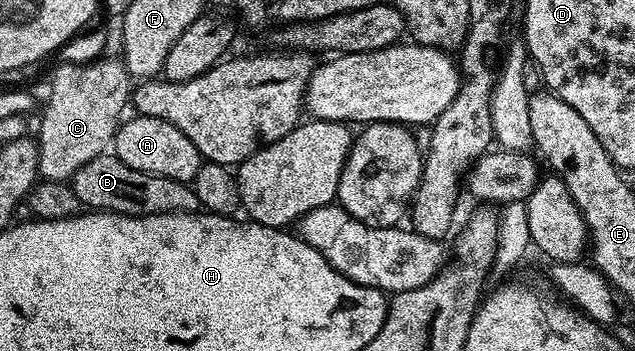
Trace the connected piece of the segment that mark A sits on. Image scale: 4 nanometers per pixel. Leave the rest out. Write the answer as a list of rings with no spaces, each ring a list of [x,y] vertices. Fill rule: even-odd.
[[[139,115],[132,117],[131,121],[123,120],[119,124],[113,137],[113,154],[135,171],[167,177],[170,180],[193,182],[198,169],[204,164],[204,158],[193,146],[192,140],[164,119]]]

